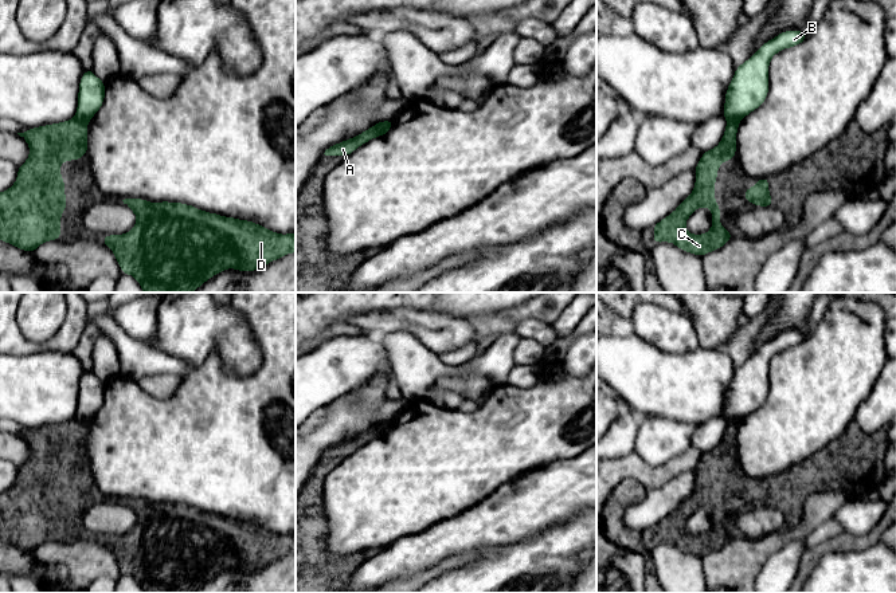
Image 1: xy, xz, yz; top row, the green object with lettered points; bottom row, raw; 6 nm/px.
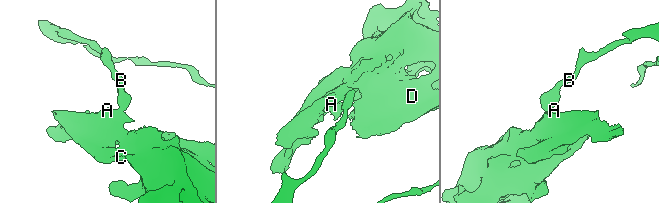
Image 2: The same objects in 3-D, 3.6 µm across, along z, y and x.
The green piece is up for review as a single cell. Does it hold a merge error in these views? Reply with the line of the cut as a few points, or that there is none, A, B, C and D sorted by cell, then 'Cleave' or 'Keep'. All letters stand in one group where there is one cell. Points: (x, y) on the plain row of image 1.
Split along xz (380, 423), (380, 432), (378, 435). Groups: A C D / B. Cleave

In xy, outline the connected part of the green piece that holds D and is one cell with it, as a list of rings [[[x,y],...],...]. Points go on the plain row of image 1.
[[[122,502],[136,514],[136,526],[125,535],[102,537],[102,542],[114,553],[121,573],[134,577],[144,593],[193,593],[228,568],[249,573],[296,553],[296,533],[279,535],[249,521],[208,514],[181,503]]]

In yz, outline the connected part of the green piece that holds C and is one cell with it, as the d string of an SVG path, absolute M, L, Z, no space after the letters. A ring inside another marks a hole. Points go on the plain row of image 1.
M728 421L721 443L712 451L704 452L695 474L696 484L692 495L677 510L653 527L653 543L670 542L682 551L704 557L719 550L732 538L720 526L720 507L715 502L715 480L719 466L736 455L736 432L739 421ZM708 507L712 513L712 529L704 535L692 535L685 530L686 519L699 508Z

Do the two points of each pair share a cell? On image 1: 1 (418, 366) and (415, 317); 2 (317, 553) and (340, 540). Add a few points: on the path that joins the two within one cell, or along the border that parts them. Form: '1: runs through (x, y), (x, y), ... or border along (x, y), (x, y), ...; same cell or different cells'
1: border along (386, 333), (406, 330), (437, 354); different cells
2: border along (317, 518), (324, 523), (331, 554), (359, 553); different cells

